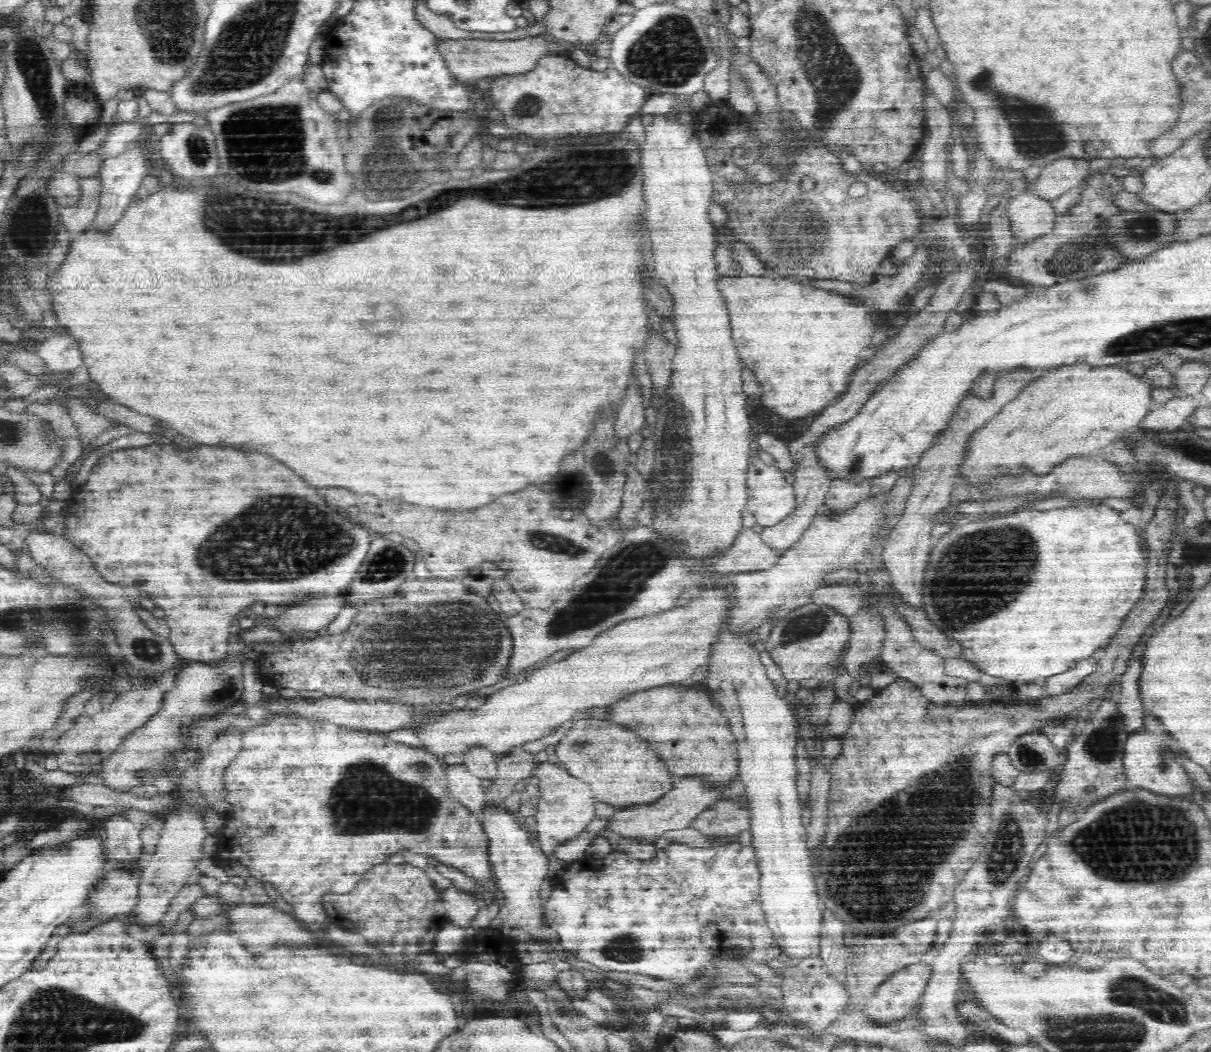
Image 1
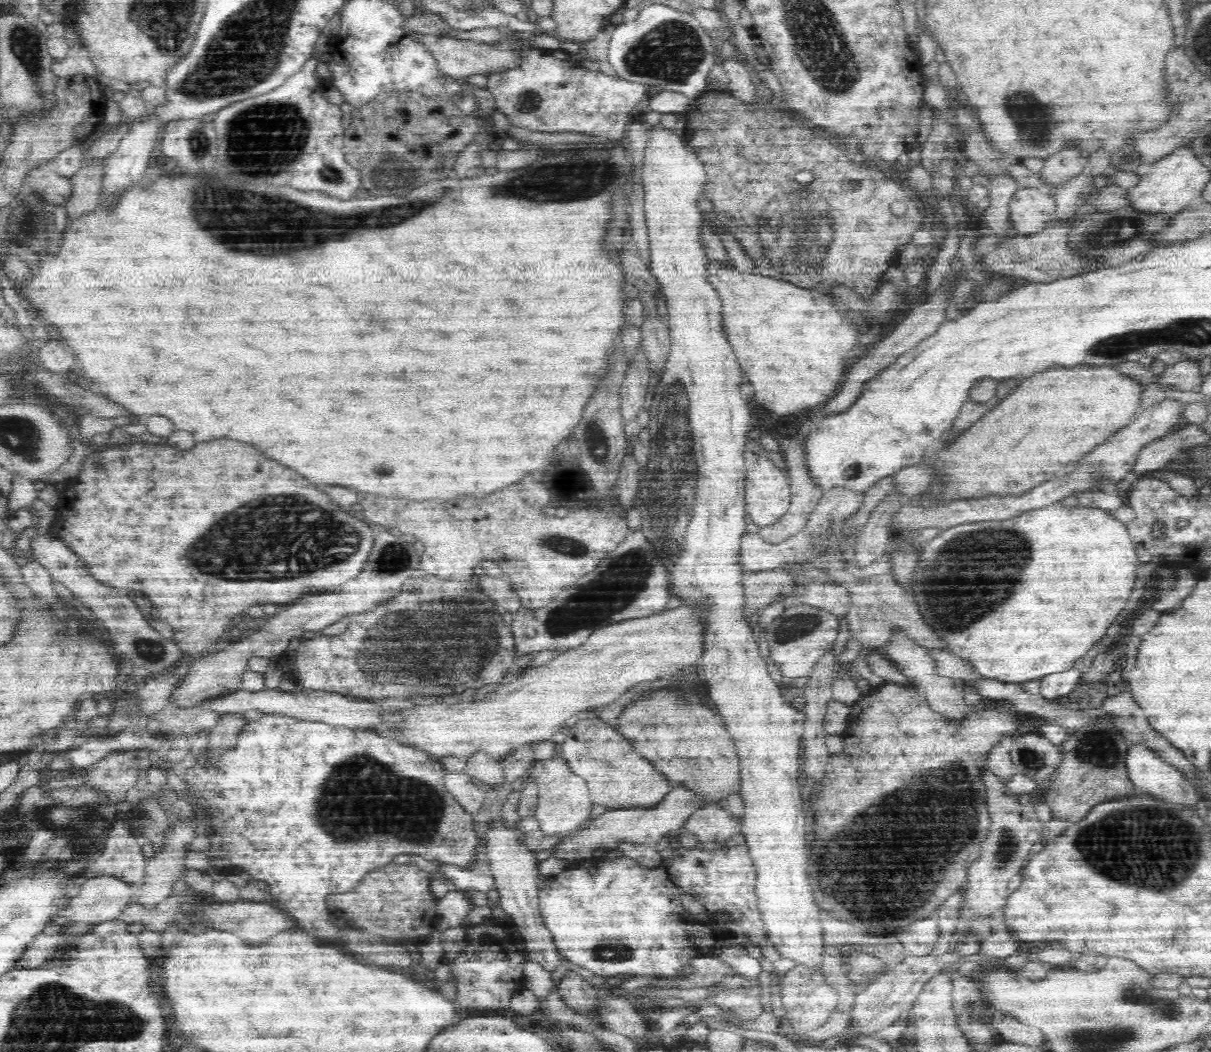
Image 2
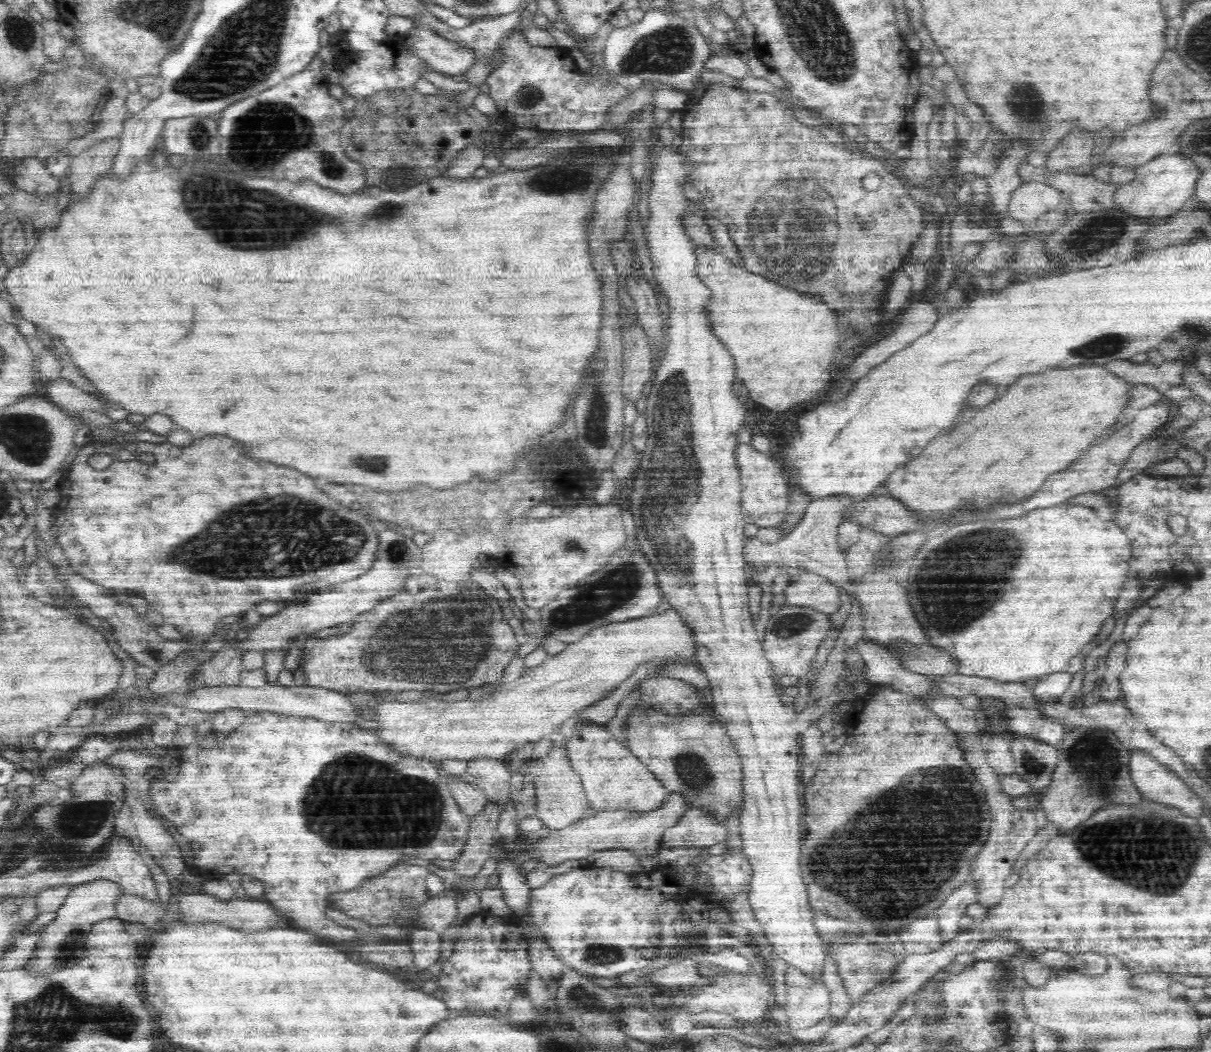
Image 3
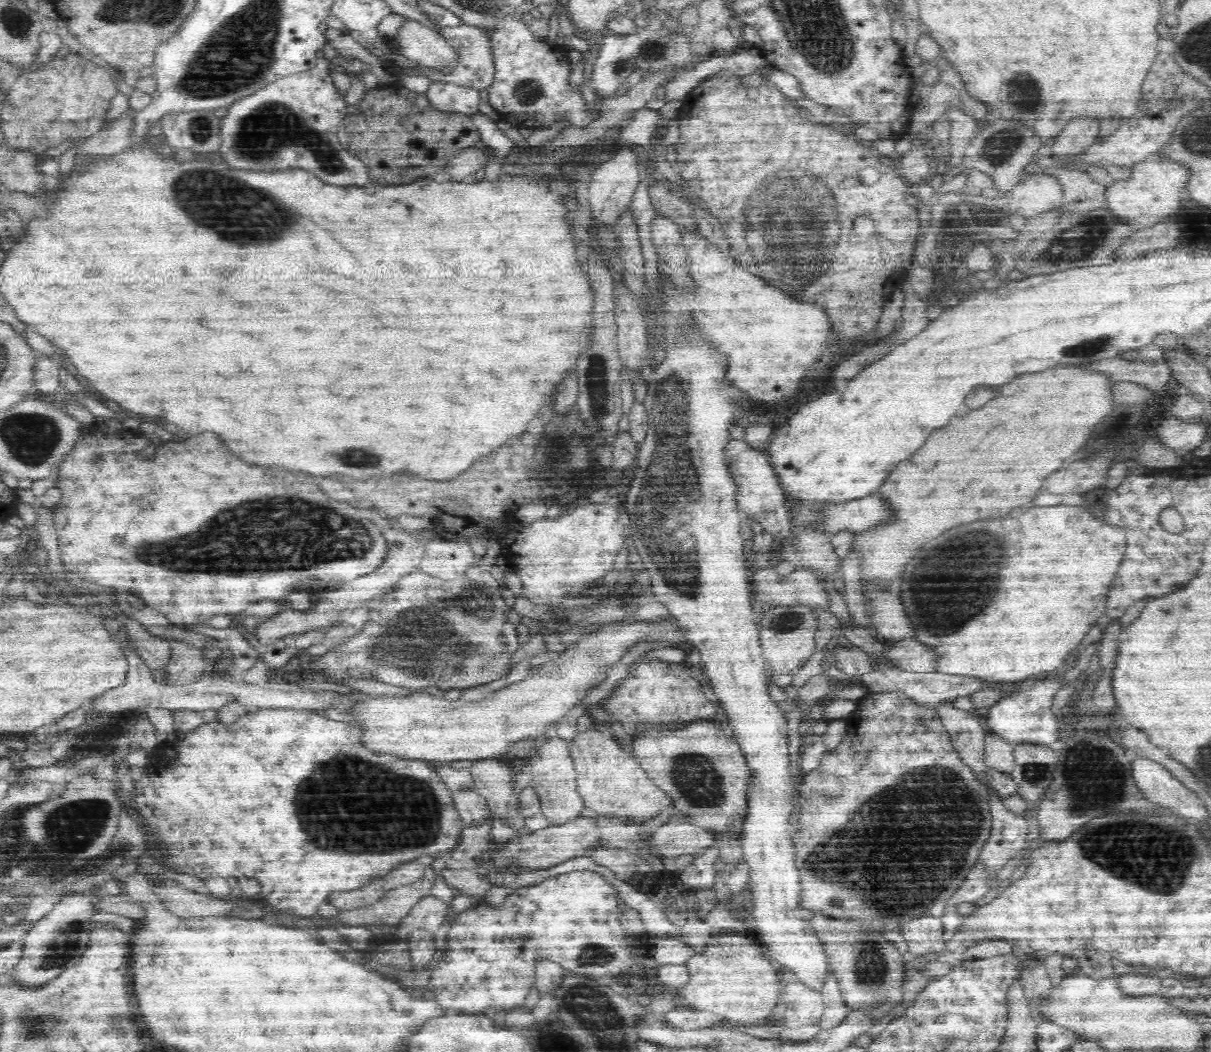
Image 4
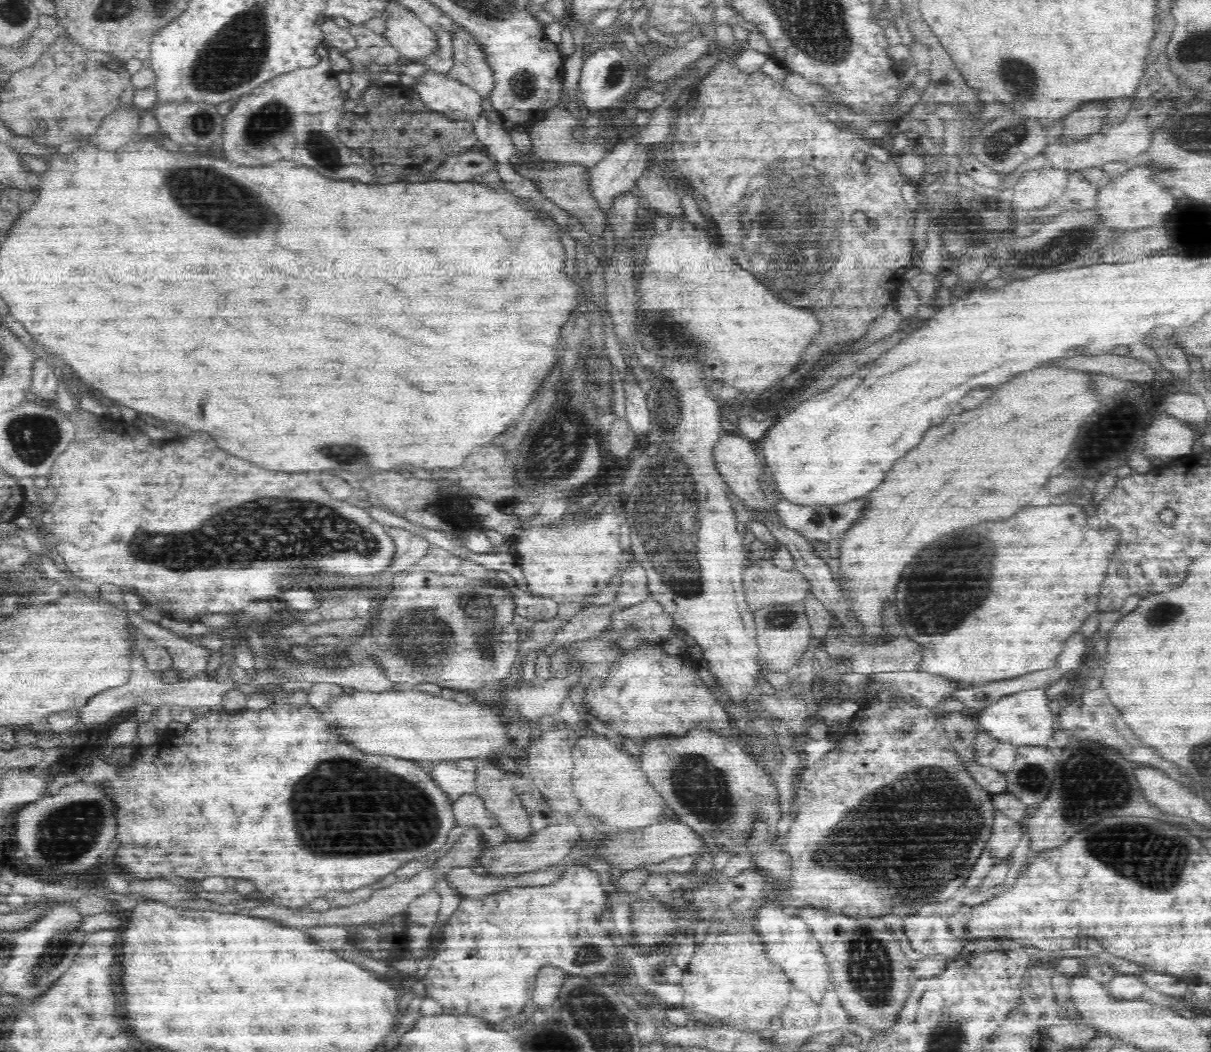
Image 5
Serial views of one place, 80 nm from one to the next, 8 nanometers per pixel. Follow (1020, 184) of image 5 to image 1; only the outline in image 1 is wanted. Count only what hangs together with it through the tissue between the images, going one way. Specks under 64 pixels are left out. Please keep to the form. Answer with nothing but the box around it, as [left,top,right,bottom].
[1007,190,1058,242]

